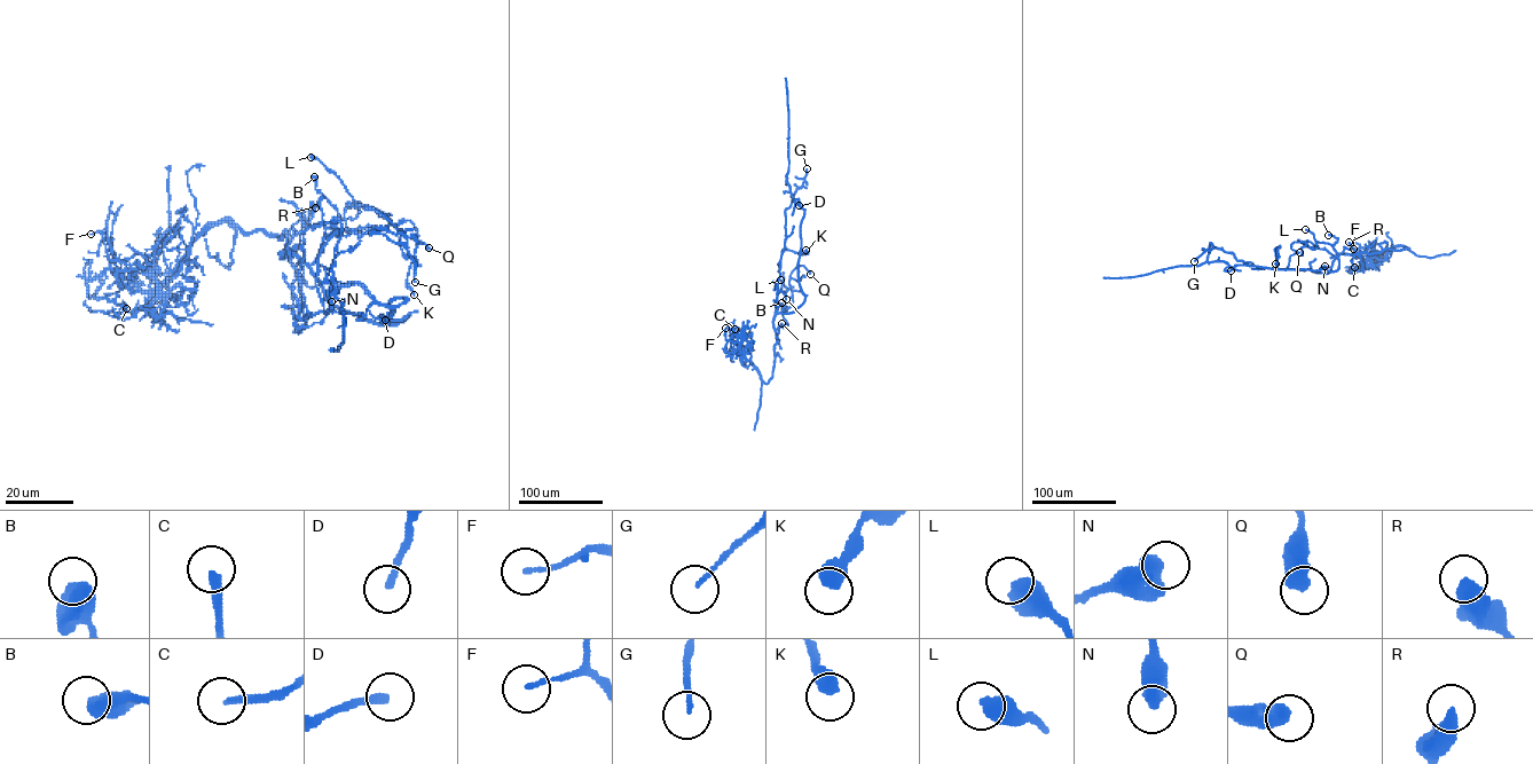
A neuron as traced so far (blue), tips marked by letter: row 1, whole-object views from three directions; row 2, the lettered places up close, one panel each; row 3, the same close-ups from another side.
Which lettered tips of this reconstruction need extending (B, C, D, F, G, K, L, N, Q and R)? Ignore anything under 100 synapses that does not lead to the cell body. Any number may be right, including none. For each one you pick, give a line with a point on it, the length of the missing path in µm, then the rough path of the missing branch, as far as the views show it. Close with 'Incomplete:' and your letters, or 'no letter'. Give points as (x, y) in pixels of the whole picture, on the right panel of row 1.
Incomplete: no letter

